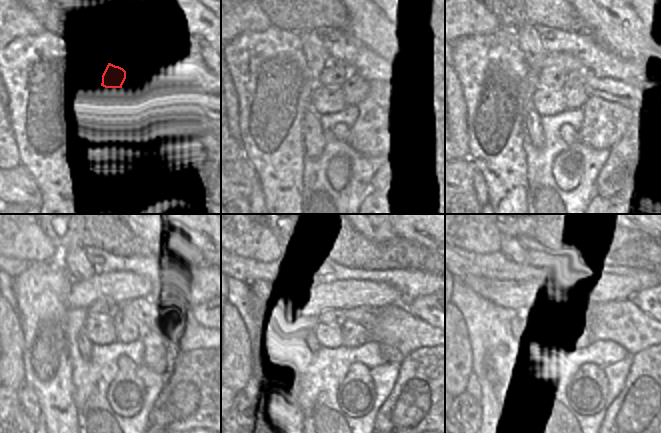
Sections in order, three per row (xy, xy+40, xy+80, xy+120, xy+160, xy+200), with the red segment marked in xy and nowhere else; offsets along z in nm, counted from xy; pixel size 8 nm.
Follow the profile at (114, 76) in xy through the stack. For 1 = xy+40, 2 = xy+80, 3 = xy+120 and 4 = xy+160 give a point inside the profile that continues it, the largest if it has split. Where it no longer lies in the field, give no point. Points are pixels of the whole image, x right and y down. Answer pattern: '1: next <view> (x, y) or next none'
1: next xy+40 (334, 75)
2: next xy+80 (551, 77)
3: next xy+120 (107, 306)
4: next xy+160 (330, 316)

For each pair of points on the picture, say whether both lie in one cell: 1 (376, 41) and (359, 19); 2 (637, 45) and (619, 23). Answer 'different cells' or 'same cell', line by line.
1: same cell
2: same cell

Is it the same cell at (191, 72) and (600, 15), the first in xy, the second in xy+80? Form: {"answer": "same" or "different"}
{"answer": "same"}

